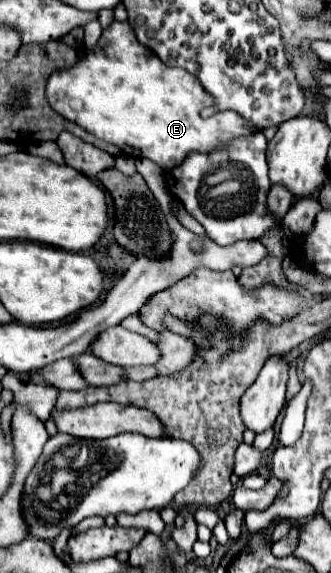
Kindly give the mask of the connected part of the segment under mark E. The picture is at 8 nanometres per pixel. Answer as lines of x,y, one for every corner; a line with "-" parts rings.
117,20
103,30
97,46
81,48
77,52
77,62
71,68
51,72
47,80
47,102
57,114
79,124
93,136
115,144
117,148
121,148
121,152
133,158
149,158
163,170
179,166
189,152
211,152
227,140
251,134
255,130
253,124
247,124
233,110
217,112
209,118
203,118
201,110
211,106
213,100
211,96
207,96
207,92
203,92
199,80
195,80
195,76
191,76
183,68
167,68
167,64
163,64
155,56
155,52
139,44
129,22

